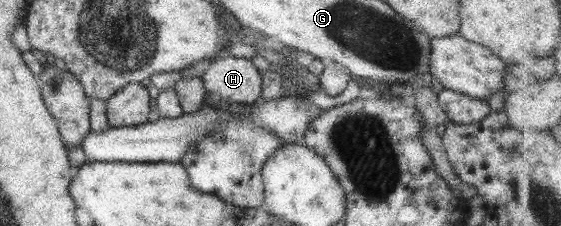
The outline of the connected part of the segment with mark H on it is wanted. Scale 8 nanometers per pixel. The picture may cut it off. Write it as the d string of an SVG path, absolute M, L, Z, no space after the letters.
M215 57L202 67L200 77L208 94L229 103L252 105L261 95L261 74L246 58Z

